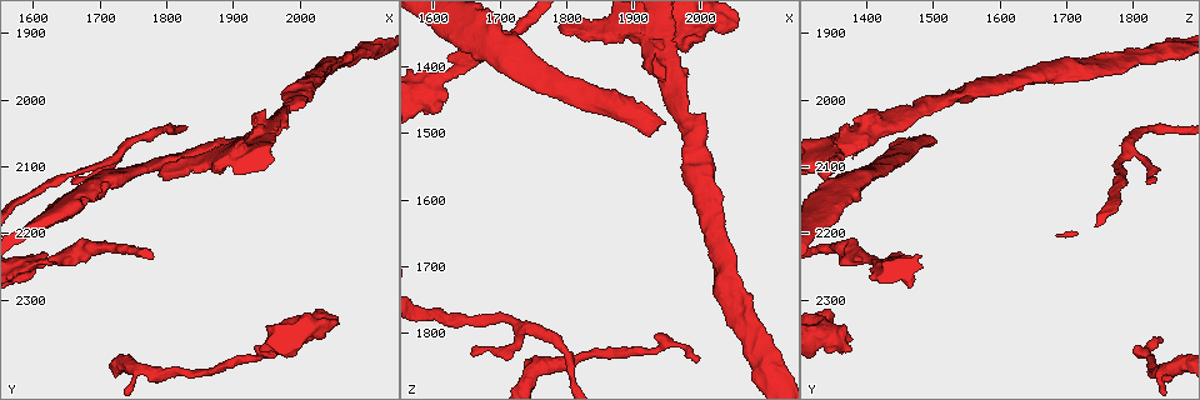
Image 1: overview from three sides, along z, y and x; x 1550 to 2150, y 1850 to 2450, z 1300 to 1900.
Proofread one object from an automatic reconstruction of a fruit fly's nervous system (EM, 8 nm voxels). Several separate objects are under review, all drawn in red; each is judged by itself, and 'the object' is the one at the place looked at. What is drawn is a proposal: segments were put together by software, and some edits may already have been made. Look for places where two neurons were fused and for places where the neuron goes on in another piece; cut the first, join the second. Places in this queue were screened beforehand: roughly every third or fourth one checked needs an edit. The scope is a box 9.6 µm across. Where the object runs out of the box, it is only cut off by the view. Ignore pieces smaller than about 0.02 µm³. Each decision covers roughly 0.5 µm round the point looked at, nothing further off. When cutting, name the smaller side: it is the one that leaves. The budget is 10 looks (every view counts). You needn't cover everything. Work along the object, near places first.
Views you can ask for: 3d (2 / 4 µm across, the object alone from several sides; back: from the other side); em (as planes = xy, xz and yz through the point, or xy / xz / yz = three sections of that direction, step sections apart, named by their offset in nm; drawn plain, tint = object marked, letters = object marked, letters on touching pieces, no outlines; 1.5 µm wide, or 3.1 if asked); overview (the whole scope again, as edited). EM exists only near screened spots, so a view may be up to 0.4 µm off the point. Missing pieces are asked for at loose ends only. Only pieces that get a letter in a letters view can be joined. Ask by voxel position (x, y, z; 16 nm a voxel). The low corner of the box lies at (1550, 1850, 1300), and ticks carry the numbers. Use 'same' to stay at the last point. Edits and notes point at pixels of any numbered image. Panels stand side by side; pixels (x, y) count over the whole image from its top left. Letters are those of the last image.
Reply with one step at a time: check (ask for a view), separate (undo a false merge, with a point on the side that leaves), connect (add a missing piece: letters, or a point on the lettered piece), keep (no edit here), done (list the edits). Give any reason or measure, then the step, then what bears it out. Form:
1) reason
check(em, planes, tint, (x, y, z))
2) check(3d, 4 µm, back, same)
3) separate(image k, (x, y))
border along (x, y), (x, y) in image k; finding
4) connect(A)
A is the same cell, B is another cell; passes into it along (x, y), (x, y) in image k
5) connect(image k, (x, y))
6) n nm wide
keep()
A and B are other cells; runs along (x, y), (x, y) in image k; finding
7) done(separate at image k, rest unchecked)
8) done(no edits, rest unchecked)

calibre changes
check(3d, 2 µm, (1650, 2235, 1385))

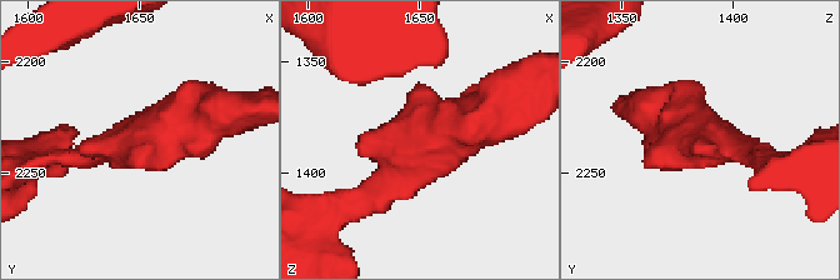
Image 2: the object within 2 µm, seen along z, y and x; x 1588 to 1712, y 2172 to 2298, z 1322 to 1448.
check(em, yz, step 8, letters, (1654, 2233, 1386))

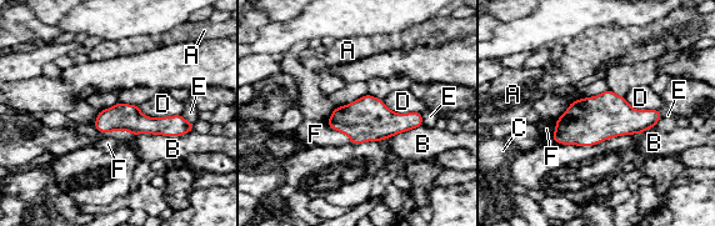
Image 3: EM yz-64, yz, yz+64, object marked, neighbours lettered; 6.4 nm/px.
keep()
A, B, C, D, E and F are other cells; border along (139, 106), (153, 117), (180, 114) in image 3; continuous, no second neuron

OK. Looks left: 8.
tapers out
check(3d, 2 µm, (1995, 2365, 1845))

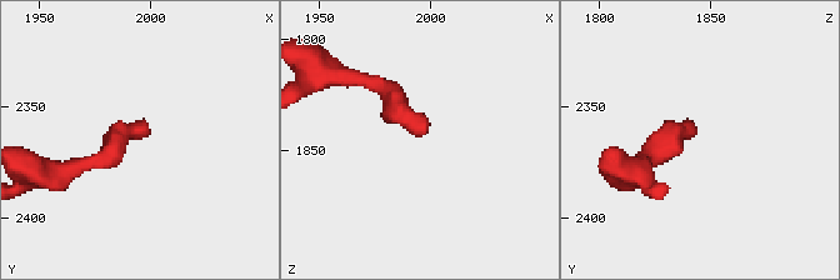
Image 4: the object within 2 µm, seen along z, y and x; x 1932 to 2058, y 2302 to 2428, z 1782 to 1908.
check(em, planes, tint, (1998, 2361, 1841))

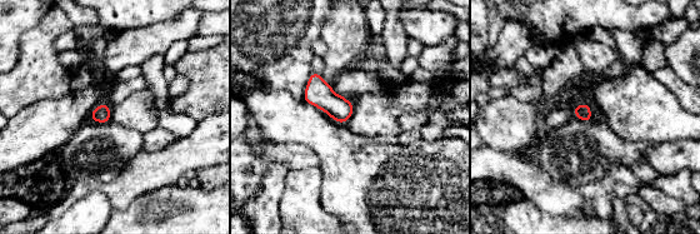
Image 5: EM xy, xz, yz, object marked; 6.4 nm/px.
see the neighbours
check(em, planes, letters, same)

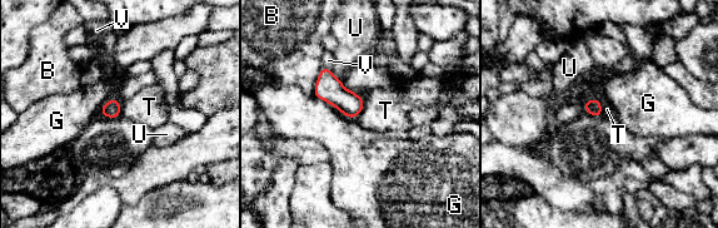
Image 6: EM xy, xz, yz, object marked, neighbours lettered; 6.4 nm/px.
G touches over 320 nm
keep()
B, G, T, U and V are other cells; border along (364, 99), (362, 110), (354, 118) in image 6; no lettered piece goes on from it

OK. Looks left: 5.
branch stops here
check(3d, 2 µm, back, (2075, 1930, 1750))

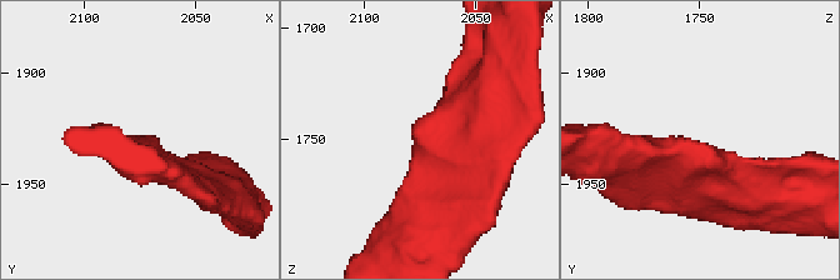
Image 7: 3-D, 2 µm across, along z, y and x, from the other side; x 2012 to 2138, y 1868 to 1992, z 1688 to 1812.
now the EM
check(em, planes, letters, (2077, 1930, 1754))

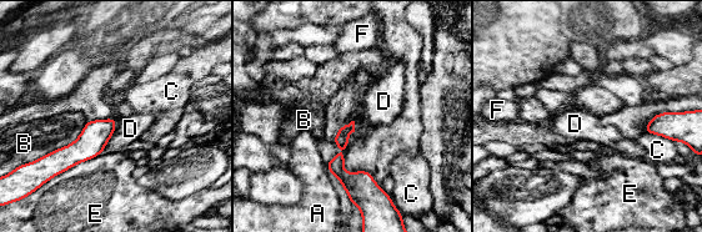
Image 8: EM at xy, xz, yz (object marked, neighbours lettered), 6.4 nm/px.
keep()
A, B, C, D, E and F are other cells; none of them fits

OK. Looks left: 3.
stops while still wide
check(3d, 4 µm, back, (1960, 2055, 1335))

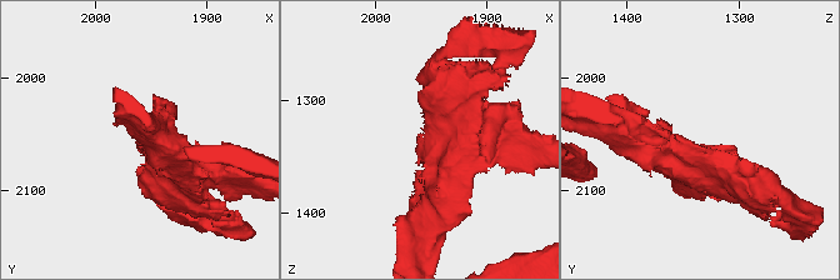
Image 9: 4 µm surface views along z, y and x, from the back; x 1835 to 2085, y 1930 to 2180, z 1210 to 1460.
check(em, planes, letters, (1962, 2058, 1340))

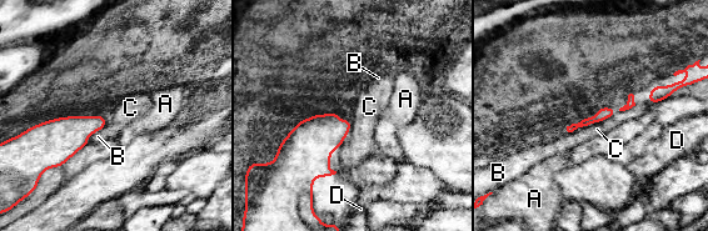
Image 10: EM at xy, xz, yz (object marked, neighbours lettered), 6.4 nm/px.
keep()
A, B, C and D are other cells; border along (617, 113), (583, 127) in image 10; none of them fits

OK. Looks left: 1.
done(no edits, rest unchecked)

